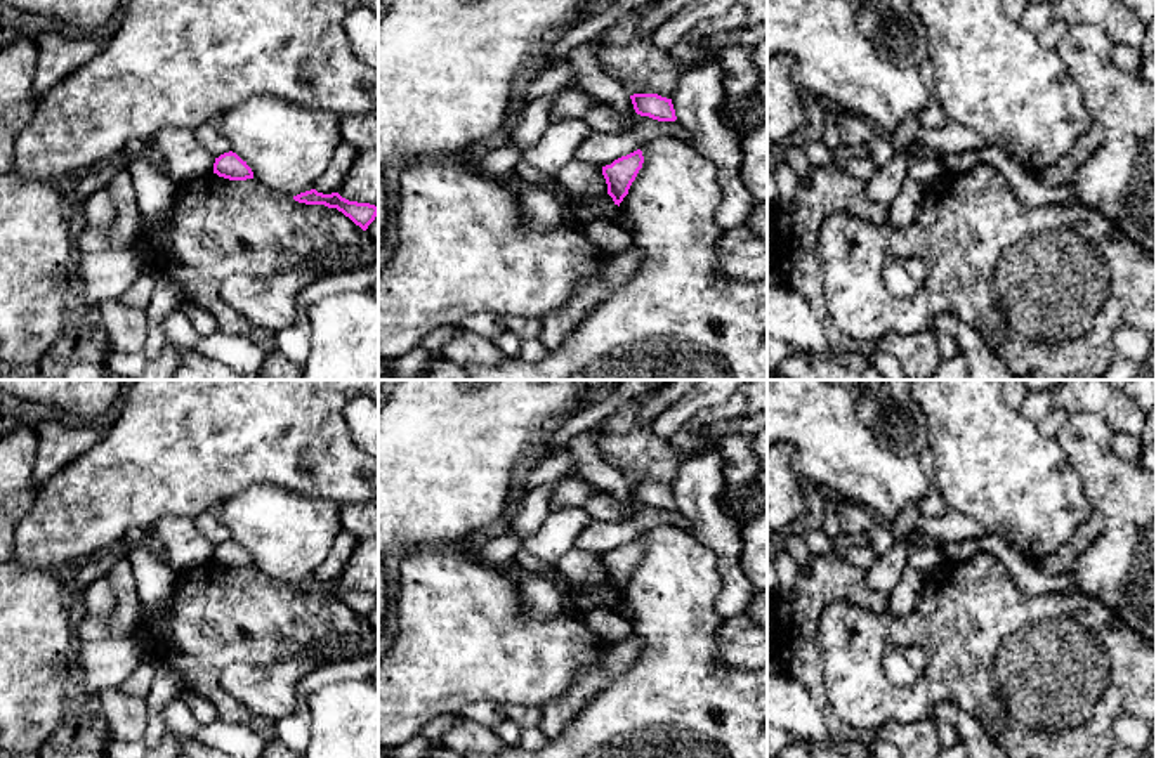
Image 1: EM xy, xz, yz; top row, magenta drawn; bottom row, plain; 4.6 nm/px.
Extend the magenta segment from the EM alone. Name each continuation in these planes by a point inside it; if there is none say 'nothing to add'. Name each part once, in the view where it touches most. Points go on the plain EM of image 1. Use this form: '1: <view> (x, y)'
nothing to add

